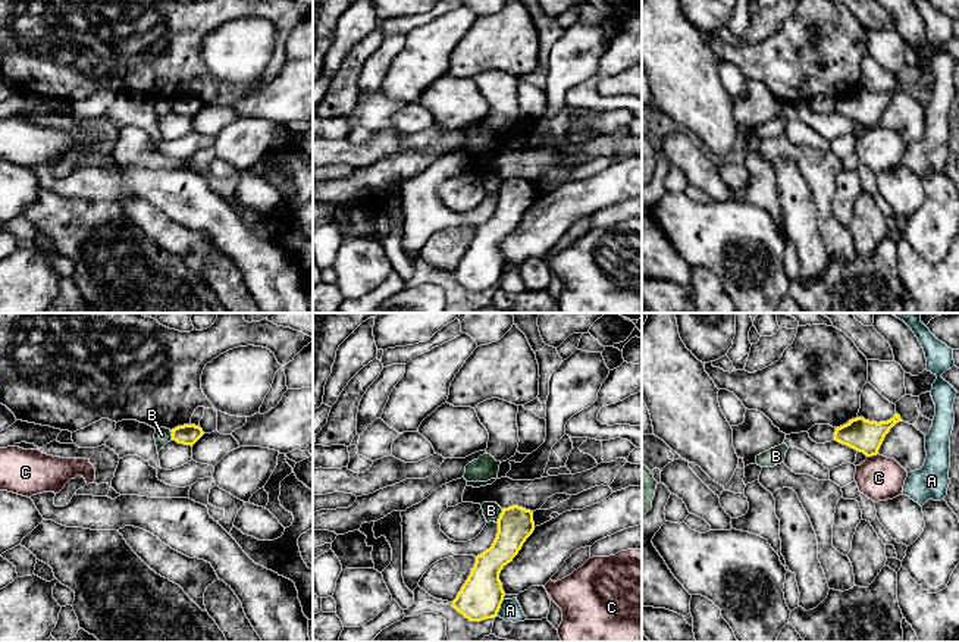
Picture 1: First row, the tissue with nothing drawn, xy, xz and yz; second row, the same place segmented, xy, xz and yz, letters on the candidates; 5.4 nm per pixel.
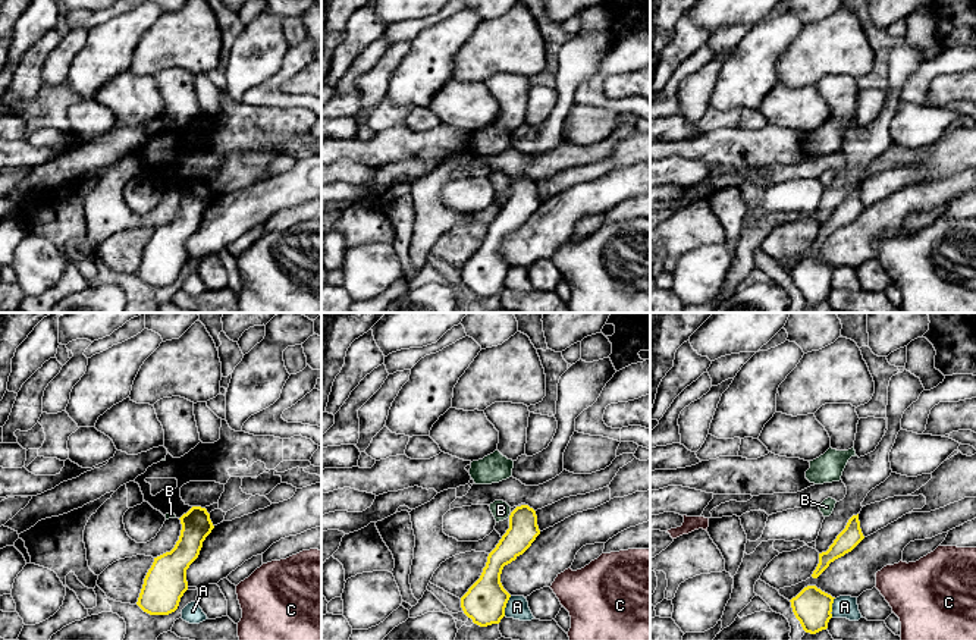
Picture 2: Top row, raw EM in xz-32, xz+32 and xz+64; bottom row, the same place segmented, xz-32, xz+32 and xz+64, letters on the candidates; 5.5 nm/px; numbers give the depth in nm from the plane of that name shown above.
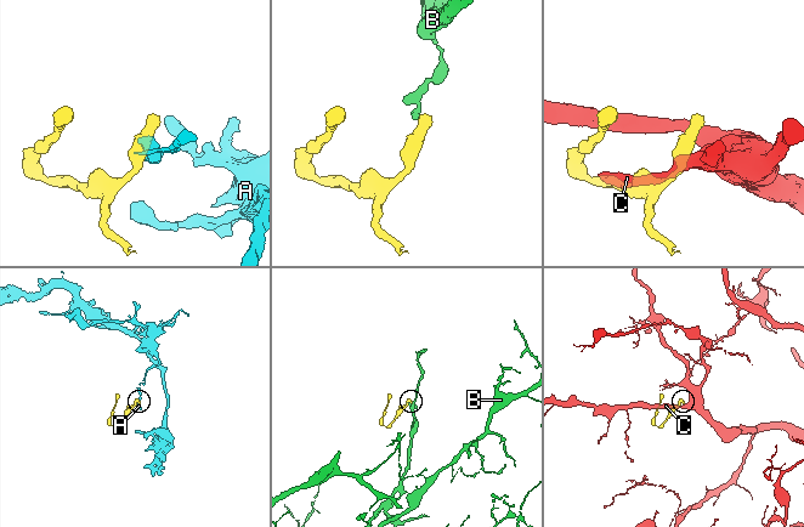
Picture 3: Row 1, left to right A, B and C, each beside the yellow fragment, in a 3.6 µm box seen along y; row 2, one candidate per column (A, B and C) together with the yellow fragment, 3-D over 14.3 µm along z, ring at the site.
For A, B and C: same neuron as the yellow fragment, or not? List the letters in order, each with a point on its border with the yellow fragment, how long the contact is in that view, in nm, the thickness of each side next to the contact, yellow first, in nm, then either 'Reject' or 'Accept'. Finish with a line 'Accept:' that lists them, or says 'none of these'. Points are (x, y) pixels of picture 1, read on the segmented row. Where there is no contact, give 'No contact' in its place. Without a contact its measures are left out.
A: Touches yellow at xz (500, 607). Shared border 100 nm. Thickness 240 nm (yellow) against 120 nm. Reject
B: Touches yellow at xz (500, 516). Shared border 90 nm. Thickness 190 nm (yellow) against 100 nm. Reject
C: Touches yellow at yz (873, 454). Shared border 60 nm. Thickness 180 nm (yellow) against 240 nm. Reject
Accept: none of these

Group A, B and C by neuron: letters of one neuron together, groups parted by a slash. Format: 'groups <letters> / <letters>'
groups A / B / C

